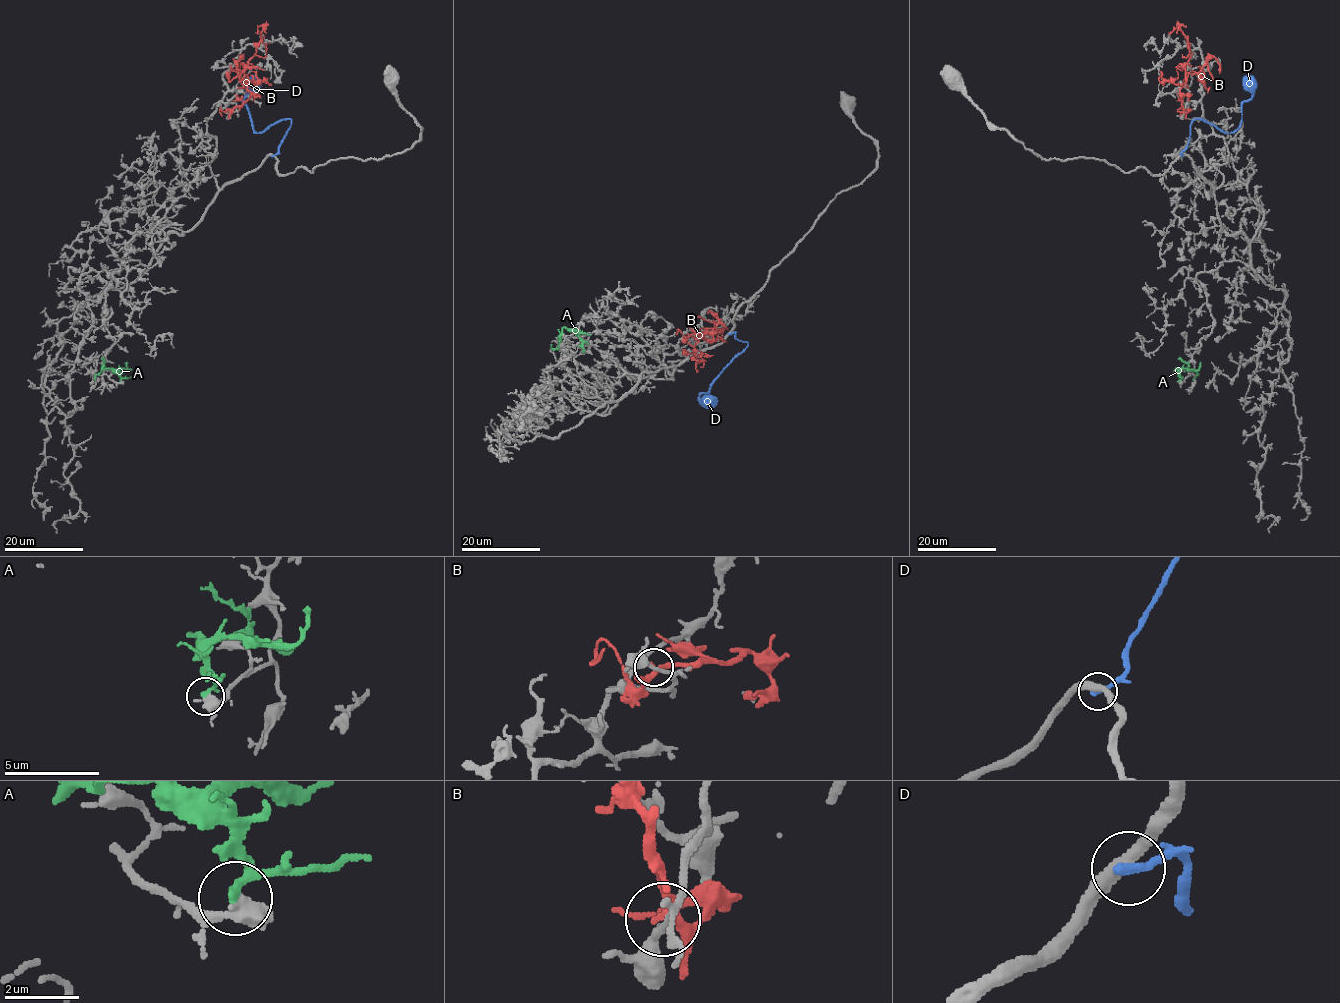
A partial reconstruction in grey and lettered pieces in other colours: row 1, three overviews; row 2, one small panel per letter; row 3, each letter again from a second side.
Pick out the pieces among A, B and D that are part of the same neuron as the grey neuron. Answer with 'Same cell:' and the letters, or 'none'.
Same cell: none

